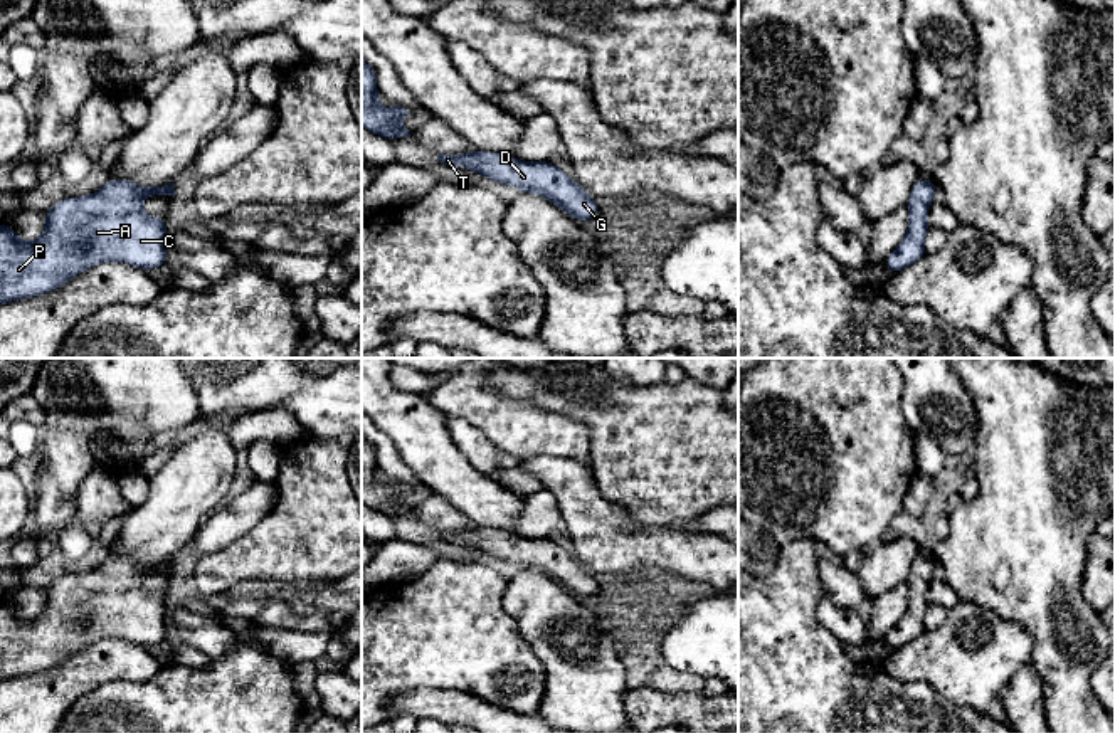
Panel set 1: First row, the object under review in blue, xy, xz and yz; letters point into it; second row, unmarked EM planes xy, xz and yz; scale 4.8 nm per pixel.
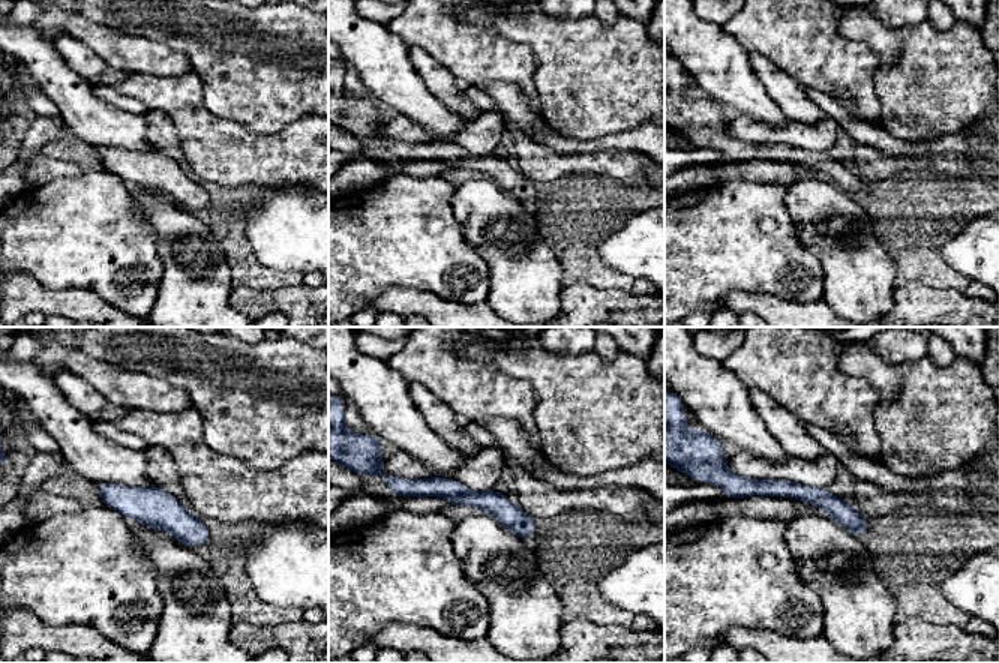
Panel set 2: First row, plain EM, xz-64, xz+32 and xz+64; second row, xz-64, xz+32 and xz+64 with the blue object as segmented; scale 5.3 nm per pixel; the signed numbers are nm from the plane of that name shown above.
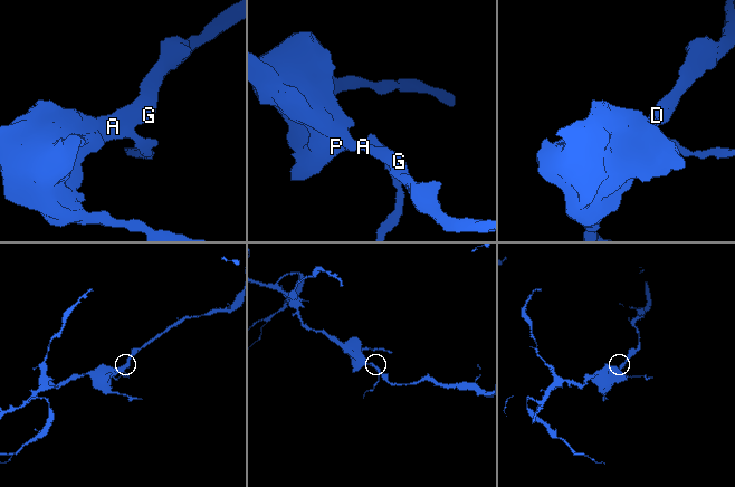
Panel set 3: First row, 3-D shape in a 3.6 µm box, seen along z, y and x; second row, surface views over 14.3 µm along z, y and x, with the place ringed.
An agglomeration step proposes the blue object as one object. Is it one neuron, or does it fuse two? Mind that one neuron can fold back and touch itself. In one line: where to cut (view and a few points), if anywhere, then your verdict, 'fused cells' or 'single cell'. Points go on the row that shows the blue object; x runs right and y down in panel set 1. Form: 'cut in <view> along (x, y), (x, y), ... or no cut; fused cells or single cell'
no cut; single cell

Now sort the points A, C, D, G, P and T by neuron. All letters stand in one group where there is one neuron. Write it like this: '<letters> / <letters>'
A C D G P T

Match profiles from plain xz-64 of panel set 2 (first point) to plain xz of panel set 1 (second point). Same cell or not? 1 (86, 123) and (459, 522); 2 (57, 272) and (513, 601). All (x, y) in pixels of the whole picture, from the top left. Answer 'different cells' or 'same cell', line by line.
1: different cells
2: different cells

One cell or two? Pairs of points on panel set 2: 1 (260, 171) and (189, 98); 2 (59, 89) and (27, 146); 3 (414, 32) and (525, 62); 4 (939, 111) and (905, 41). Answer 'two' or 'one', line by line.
1: one
2: two
3: one
4: one

